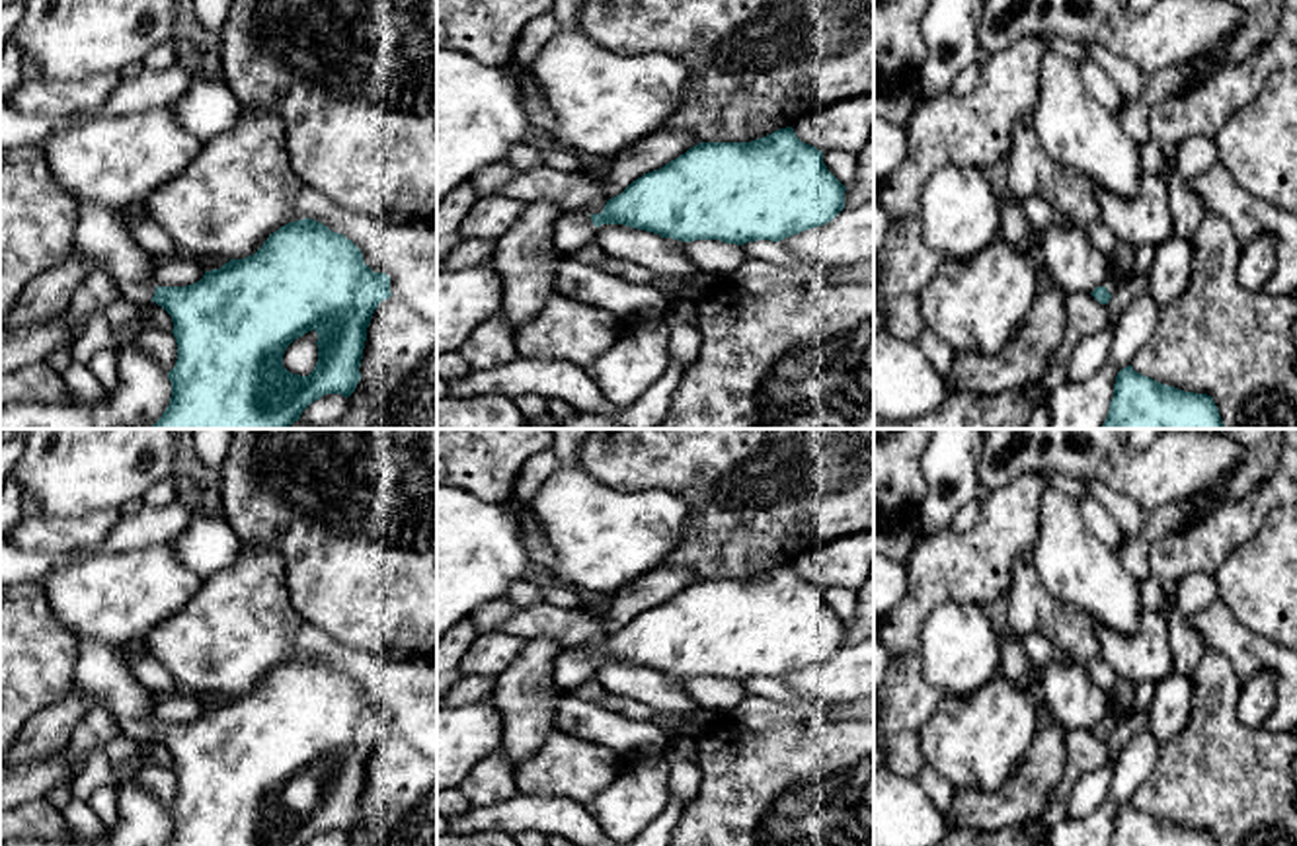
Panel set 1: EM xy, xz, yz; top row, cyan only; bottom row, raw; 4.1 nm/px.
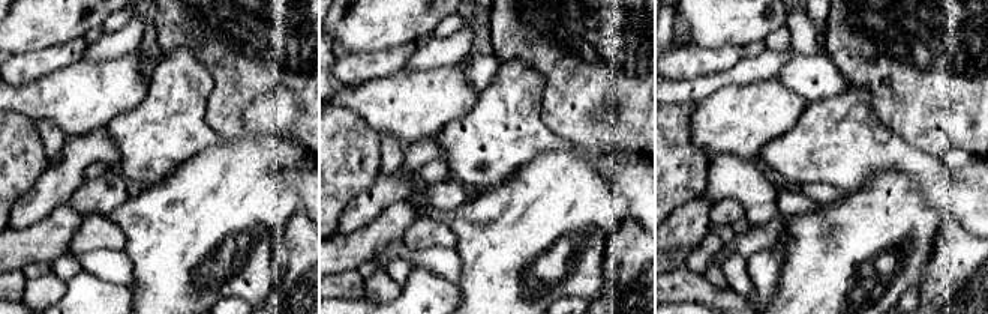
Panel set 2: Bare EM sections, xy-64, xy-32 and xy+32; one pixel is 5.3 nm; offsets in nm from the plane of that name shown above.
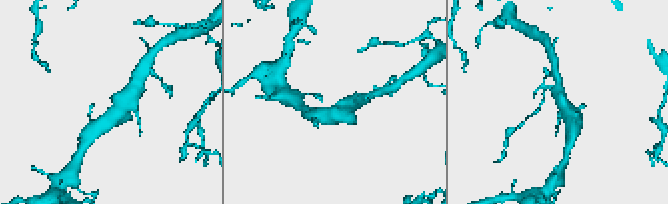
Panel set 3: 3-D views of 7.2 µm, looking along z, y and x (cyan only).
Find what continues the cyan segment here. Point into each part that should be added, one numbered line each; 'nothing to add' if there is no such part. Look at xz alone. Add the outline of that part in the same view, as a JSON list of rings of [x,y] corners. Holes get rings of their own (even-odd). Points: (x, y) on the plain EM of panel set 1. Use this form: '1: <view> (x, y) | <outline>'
1: xz (574, 667) | [[[570,649],[562,651],[552,665],[550,682],[562,694],[571,694],[583,682],[587,682],[597,673],[597,663],[589,651]]]

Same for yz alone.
1: yz (1143, 692) | [[[1145,680],[1145,682],[1135,684],[1135,688],[1133,688],[1135,708],[1133,708],[1131,711],[1121,710],[1120,704],[1118,704],[1118,700],[1112,696],[1112,715],[1104,721],[1104,723],[1108,725],[1108,729],[1110,729],[1110,731],[1118,729],[1118,727],[1123,723],[1123,719],[1125,719],[1129,713],[1133,713],[1133,711],[1145,713],[1145,711],[1149,710],[1151,702],[1153,702],[1155,688],[1157,688],[1157,682],[1155,682],[1155,680]]]

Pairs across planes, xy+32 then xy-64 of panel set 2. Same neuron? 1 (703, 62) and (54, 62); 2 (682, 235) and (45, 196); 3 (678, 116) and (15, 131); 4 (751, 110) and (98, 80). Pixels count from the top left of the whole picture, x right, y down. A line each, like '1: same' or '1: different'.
1: same
2: same
3: same
4: same

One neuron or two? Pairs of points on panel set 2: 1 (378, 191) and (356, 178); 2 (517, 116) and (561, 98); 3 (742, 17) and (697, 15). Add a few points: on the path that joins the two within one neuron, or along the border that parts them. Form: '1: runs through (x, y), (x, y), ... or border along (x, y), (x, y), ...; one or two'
1: border along (380, 175), (342, 209); two
2: border along (537, 71), (544, 80), (541, 120), (559, 137); two
3: runs through (732, 15), (708, 15); one

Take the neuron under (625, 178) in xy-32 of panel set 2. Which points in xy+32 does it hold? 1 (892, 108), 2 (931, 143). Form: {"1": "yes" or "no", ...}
{"1": "no", "2": "no"}

